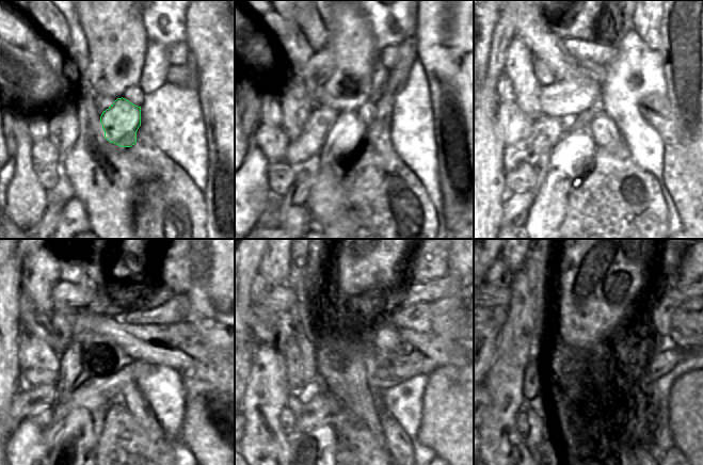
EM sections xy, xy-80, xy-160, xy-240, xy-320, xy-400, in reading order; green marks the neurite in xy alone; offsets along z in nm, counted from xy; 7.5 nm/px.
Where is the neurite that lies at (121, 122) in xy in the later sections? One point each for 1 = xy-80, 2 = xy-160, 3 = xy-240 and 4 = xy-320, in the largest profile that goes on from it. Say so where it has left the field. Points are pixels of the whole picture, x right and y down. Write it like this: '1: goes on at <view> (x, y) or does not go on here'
1: goes on at xy-80 (348, 132)
2: goes on at xy-160 (570, 158)
3: goes on at xy-240 (73, 455)
4: goes on at xy-320 (313, 452)

